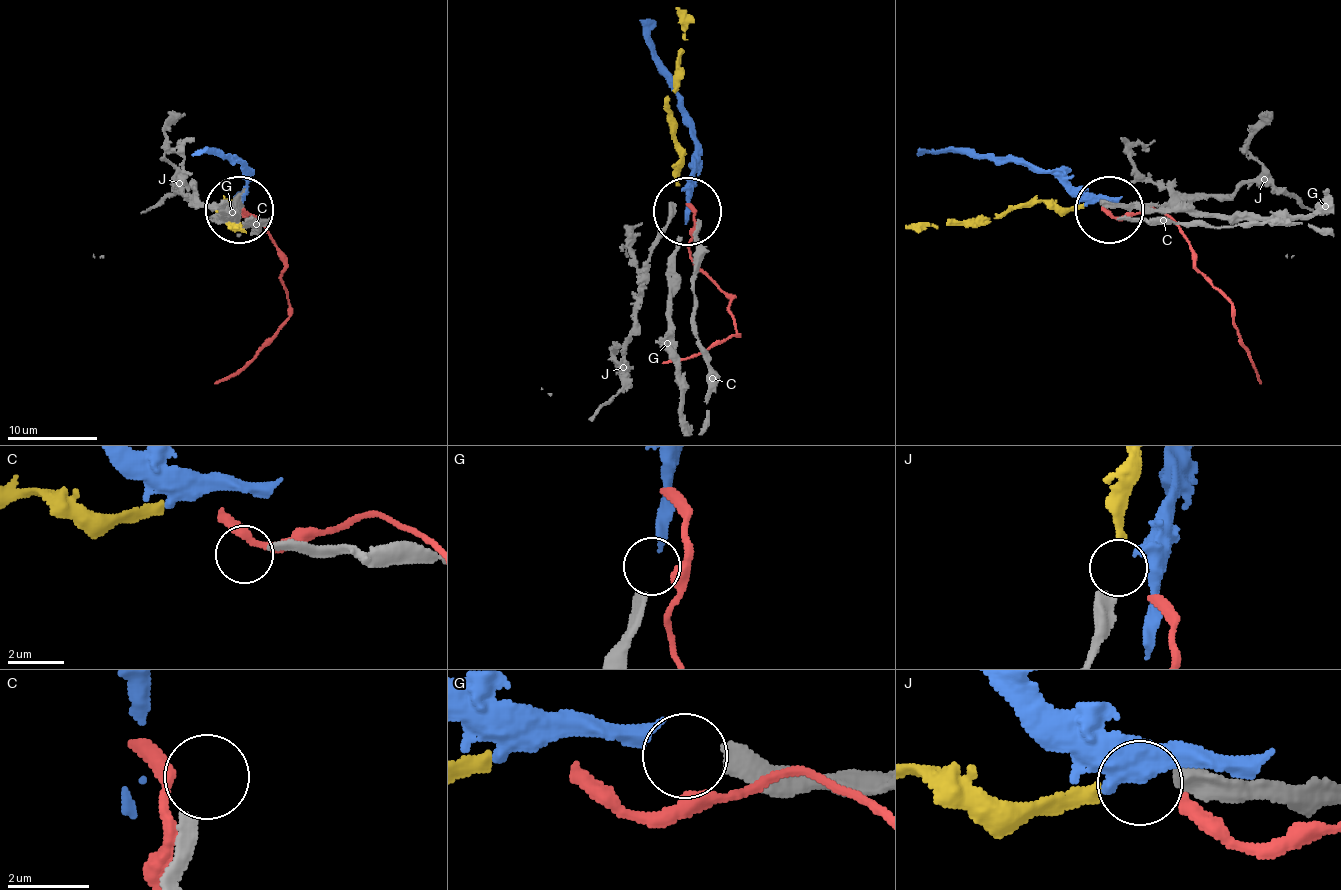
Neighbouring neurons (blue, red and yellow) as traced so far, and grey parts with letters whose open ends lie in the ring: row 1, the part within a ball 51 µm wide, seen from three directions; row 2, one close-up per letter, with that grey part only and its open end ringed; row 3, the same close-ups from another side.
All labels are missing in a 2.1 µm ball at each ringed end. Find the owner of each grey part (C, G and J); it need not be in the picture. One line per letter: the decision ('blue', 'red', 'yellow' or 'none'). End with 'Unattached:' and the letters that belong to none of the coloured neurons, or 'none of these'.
C: none
G: blue
J: yellow
Unattached: C

